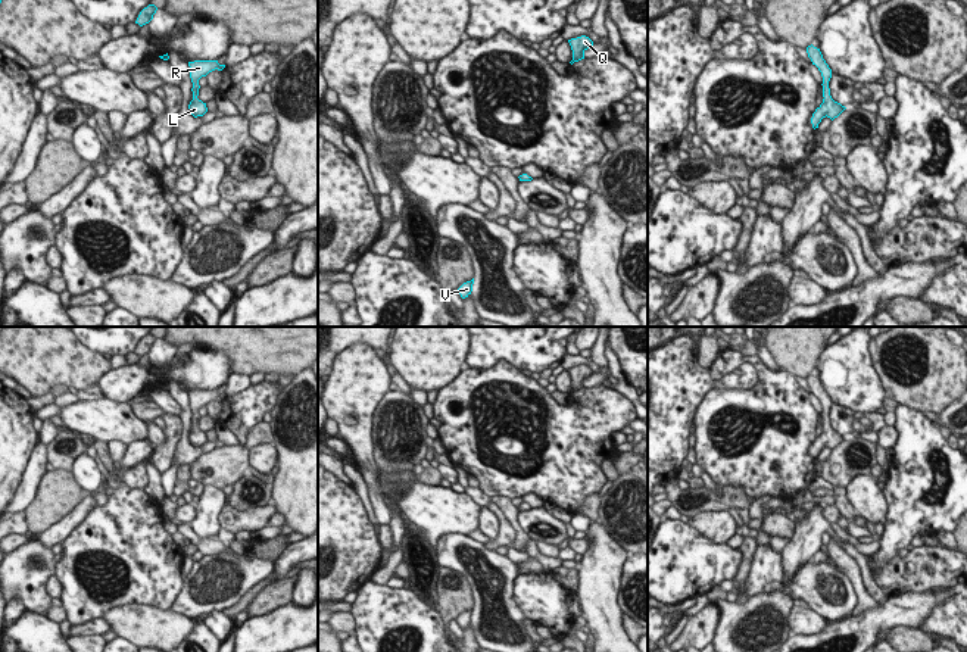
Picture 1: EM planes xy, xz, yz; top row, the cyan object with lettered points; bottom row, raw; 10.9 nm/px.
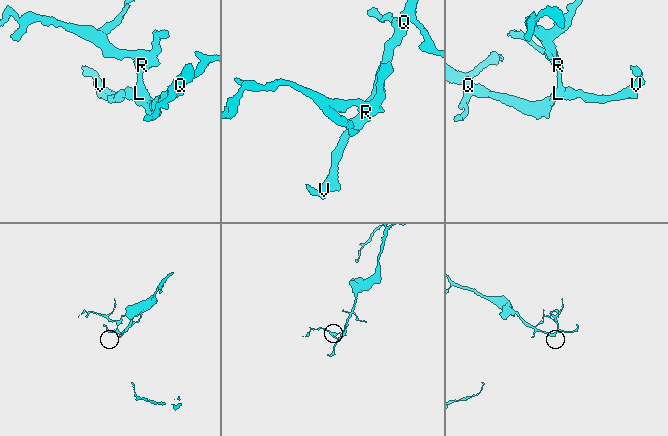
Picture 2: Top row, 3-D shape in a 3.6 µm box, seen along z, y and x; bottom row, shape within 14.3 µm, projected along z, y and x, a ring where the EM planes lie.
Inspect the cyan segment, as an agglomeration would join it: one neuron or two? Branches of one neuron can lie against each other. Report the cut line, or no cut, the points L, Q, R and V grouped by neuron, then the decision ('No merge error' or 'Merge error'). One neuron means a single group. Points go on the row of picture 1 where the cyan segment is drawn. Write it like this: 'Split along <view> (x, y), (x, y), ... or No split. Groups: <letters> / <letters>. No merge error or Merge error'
No split. Groups: L Q R V. No merge error

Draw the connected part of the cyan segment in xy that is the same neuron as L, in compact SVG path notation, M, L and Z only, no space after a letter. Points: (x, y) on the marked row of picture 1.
M194 60L194 62L188 62L190 66L190 78L193 82L193 100L188 104L190 113L197 118L197 116L203 116L208 112L206 103L203 103L202 100L197 99L199 96L199 79L202 77L206 77L209 72L218 69L222 71L225 68L225 65L219 65L218 60Z

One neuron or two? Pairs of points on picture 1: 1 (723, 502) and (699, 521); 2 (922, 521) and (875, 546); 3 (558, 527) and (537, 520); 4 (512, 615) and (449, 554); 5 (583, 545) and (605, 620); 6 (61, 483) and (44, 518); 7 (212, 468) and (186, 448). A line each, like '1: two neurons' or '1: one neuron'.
1: two neurons
2: two neurons
3: one neuron
4: one neuron
5: two neurons
6: one neuron
7: two neurons

